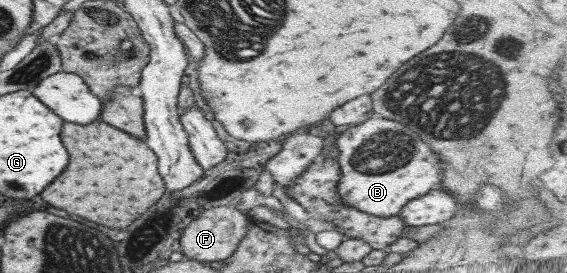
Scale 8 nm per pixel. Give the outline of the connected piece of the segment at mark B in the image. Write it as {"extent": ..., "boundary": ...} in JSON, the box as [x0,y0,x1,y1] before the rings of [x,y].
{"extent":[335,115,441,218],"boundary":[[[374,115],[335,138],[335,162],[339,166],[339,181],[335,193],[343,206],[377,218],[395,216],[413,198],[437,188],[441,181],[441,166],[427,144],[402,123]]]}

